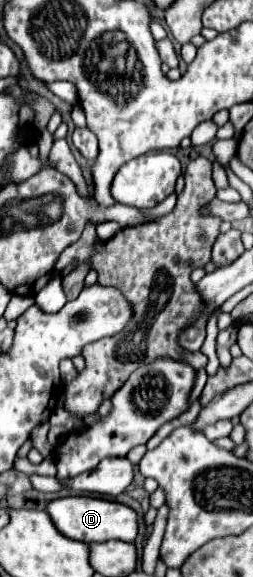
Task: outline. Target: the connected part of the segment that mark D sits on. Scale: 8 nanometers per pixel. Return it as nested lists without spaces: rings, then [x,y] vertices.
[[[67,495],[49,501],[47,513],[59,533],[83,543],[103,543],[111,539],[133,543],[137,537],[137,513],[115,501],[87,497],[87,495]]]

